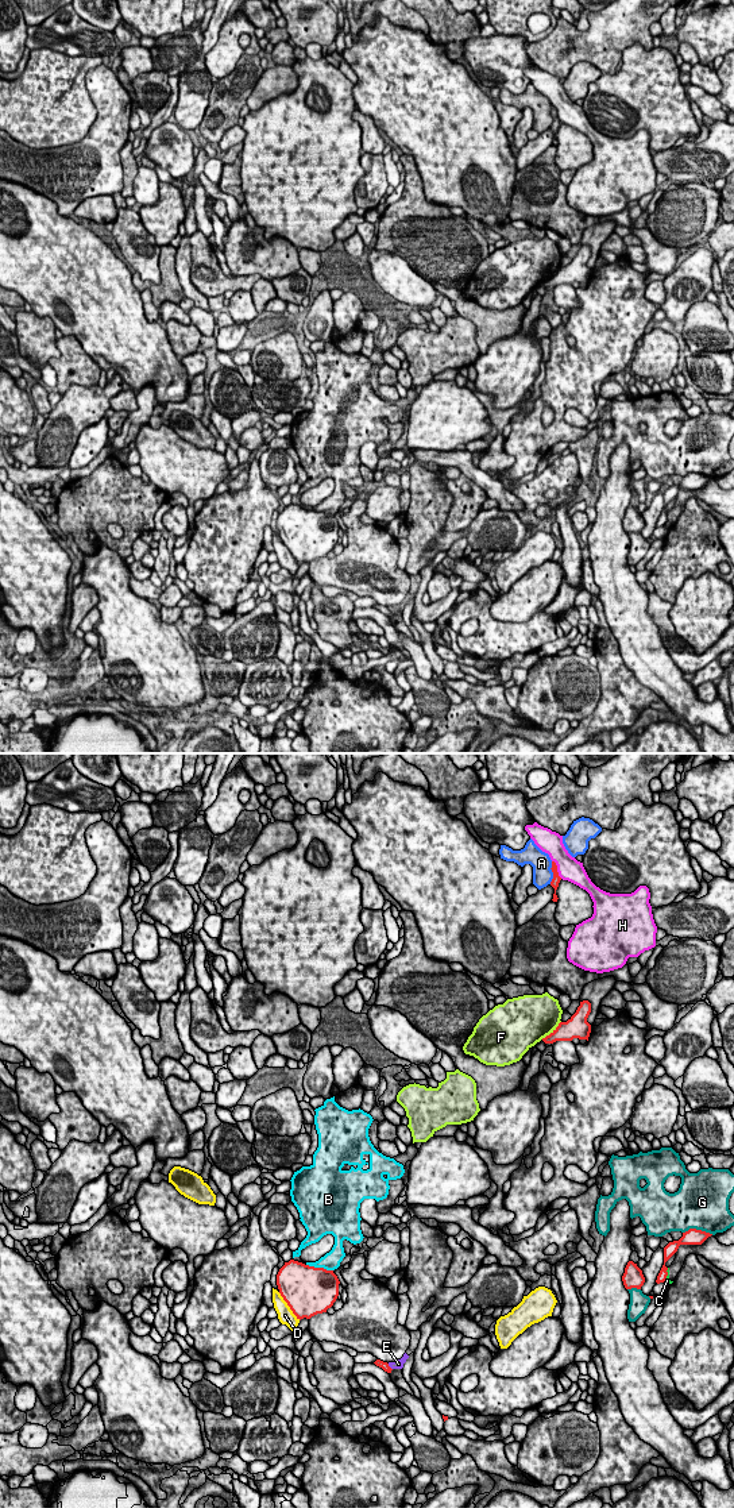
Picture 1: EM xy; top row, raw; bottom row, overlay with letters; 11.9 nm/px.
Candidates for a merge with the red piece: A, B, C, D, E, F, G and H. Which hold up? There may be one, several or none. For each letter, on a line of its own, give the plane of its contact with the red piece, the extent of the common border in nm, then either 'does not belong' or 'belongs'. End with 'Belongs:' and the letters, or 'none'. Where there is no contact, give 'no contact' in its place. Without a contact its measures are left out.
A: contact in xy; length 280 nm; does not belong
B: contact in xy; length 340 nm; does not belong
C: contact in xy; length 170 nm; does not belong
D: contact in xy; length 420 nm; does not belong
E: contact in xy; length 100 nm; does not belong
F: contact in xy; length 320 nm; does not belong
G: contact in xy; length 360 nm; does not belong
H: contact in xy; length 260 nm; does not belong
Belongs: none

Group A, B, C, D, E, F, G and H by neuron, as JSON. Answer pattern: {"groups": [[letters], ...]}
{"groups": [["A"], ["B"], ["C"], ["D"], ["E"], ["F"], ["G"], ["H"]]}

